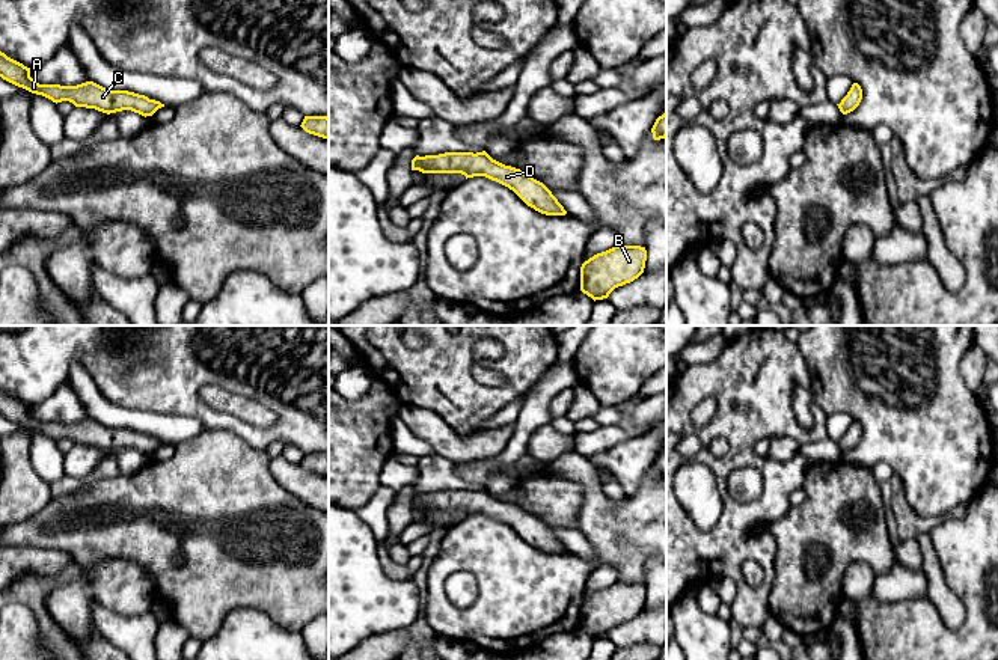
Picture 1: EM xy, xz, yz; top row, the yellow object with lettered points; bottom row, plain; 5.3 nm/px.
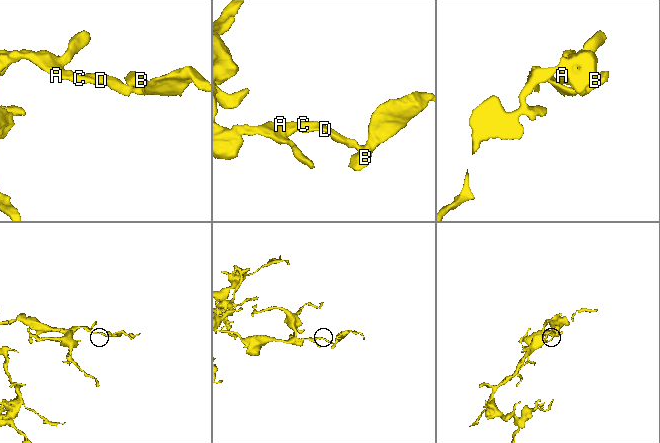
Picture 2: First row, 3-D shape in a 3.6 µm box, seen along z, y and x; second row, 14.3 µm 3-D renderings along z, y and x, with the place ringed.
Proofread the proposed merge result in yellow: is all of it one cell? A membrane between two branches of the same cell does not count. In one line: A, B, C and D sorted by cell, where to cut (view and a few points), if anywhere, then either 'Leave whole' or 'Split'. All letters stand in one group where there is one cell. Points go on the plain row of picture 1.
Groups: A B C D. No split. Leave whole

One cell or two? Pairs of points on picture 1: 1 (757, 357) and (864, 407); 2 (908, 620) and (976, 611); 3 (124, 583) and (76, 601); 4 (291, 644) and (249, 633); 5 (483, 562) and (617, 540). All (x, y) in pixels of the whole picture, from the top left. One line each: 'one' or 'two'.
1: two
2: one
3: one
4: one
5: one

